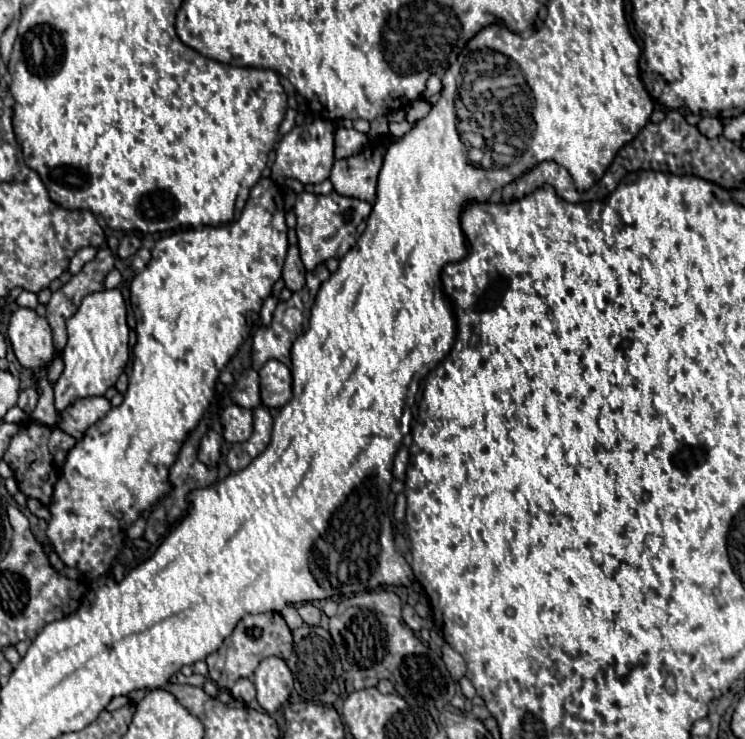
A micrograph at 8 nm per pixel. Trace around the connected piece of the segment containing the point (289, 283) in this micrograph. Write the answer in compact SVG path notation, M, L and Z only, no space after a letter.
M290 245L288 247L286 265L284 265L284 281L286 281L286 287L290 291L302 289L304 275L306 275L306 269L304 269L304 265L300 261L300 249L298 249L298 245Z

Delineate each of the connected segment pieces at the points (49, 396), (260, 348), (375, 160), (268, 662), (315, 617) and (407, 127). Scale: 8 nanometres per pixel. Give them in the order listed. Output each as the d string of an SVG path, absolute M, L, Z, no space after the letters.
M40 369L36 373L38 377L38 383L42 387L42 393L40 393L40 401L32 413L32 419L36 423L46 423L48 427L54 427L56 425L56 407L54 407L54 393L52 393L52 387L50 383L46 381L46 369Z
M284 305L274 311L272 323L268 327L260 325L254 333L252 343L252 367L258 371L266 361L278 359L280 363L290 367L290 343L296 339L296 331L290 331L282 323Z
M390 137L372 141L362 153L350 159L338 159L330 173L334 191L346 197L358 197L368 203L376 199L376 181L388 149Z
M268 657L258 665L254 673L254 685L260 707L266 713L274 713L288 701L294 689L294 679L282 659Z
M302 603L296 609L306 625L320 625L320 611L312 603Z
M406 120L398 123L389 123L389 133L391 134L391 136L399 138L410 131L414 126L415 122L410 123Z

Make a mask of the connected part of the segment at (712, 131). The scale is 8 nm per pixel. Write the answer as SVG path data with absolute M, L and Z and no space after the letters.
M702 117L698 123L698 131L710 139L716 139L722 135L722 123L718 117Z

